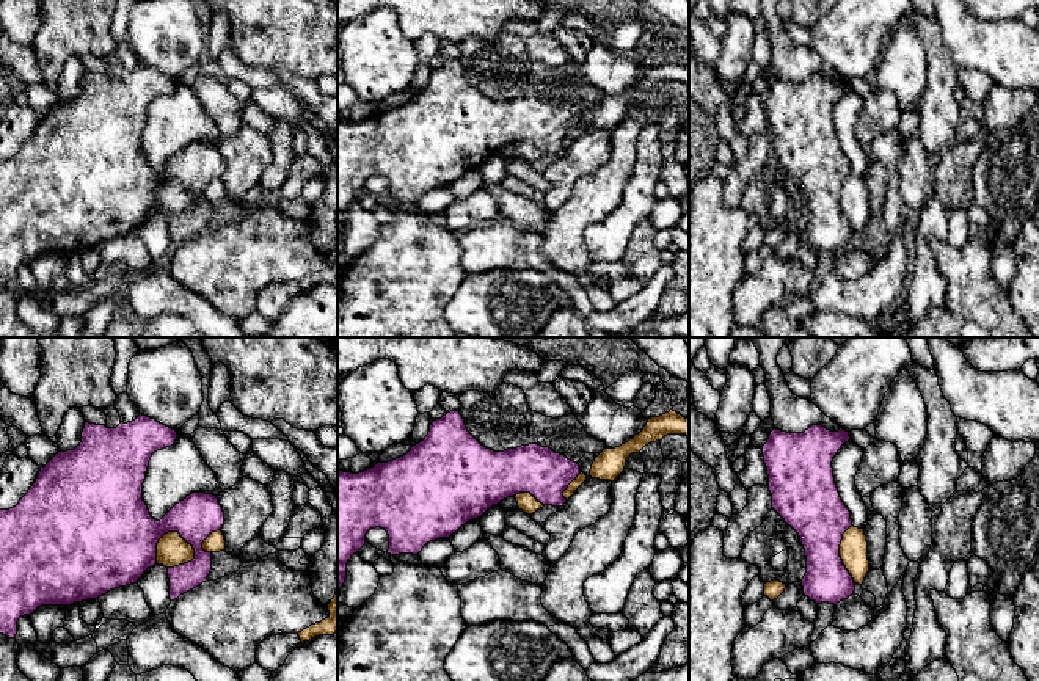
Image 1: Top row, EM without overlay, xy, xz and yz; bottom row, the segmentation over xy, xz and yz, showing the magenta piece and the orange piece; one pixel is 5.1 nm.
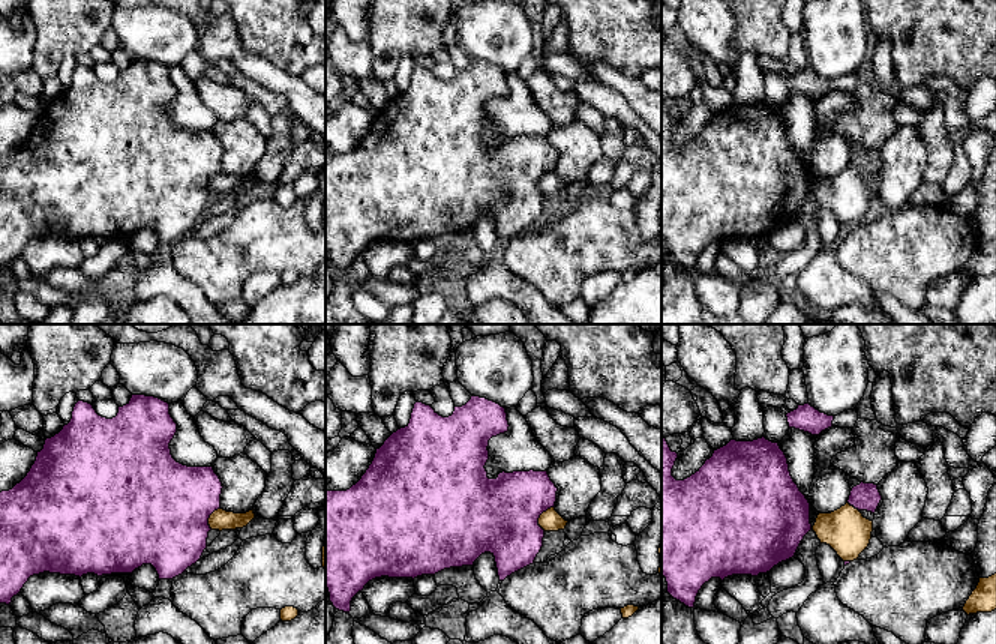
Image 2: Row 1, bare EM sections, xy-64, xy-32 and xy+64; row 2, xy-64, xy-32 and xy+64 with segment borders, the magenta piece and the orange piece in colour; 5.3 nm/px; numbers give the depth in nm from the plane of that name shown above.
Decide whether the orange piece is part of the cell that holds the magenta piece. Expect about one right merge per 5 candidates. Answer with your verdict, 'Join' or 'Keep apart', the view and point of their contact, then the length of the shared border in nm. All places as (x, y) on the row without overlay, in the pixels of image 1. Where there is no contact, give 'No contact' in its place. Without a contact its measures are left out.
Keep apart. Touches magenta at xy (165, 181). Shared border 220 nm

